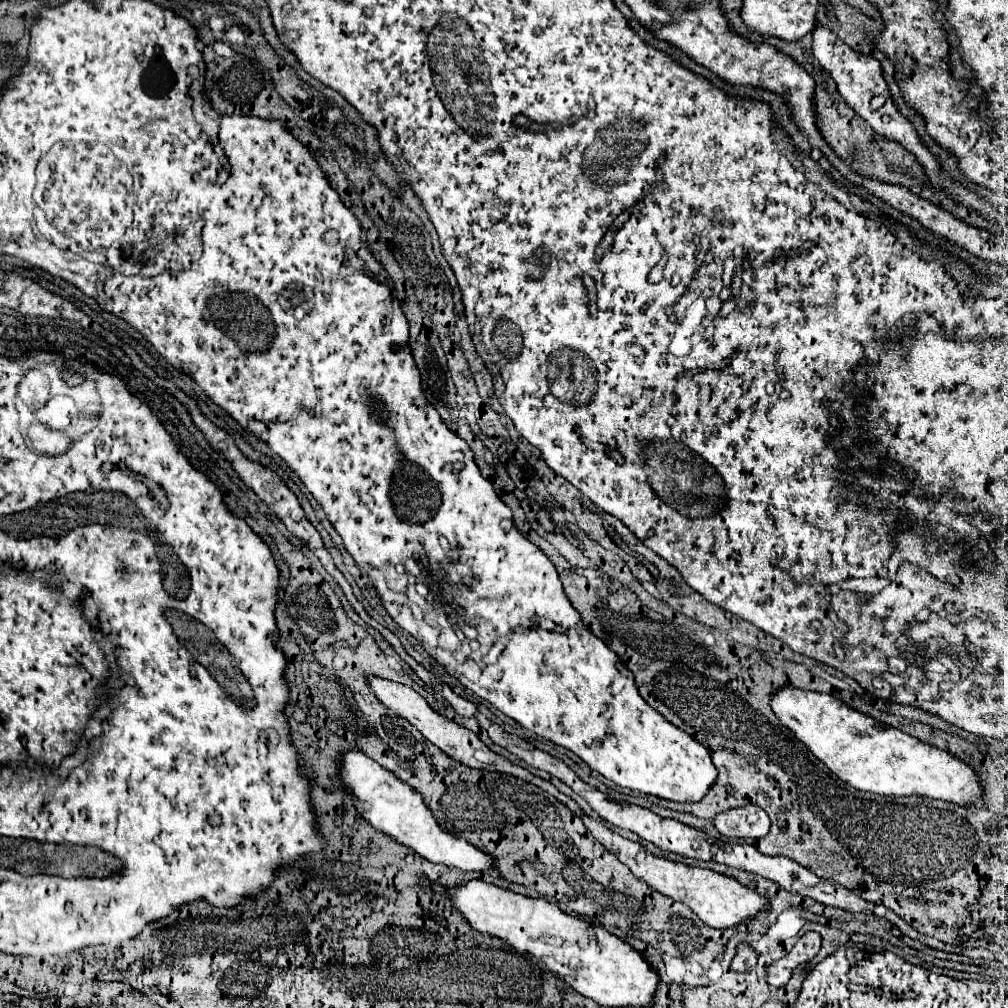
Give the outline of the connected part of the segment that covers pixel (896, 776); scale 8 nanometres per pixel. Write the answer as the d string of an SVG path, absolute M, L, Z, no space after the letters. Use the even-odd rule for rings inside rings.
M782 688L772 696L772 710L820 762L824 762L840 780L858 790L882 796L918 794L960 806L984 800L980 778L964 760L852 710L830 694Z

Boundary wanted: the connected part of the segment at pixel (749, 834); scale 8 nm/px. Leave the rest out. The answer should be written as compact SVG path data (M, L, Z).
M748 804L718 814L714 826L728 838L762 838L770 830L770 818L760 806Z

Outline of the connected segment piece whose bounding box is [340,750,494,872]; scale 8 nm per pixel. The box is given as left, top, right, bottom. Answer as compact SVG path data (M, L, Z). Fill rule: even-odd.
M350 750L344 754L340 762L340 778L344 780L346 788L356 792L356 808L362 818L366 818L374 828L382 830L384 834L392 836L396 842L412 848L420 856L430 862L444 864L448 868L458 868L462 872L488 872L494 870L494 860L486 852L480 852L474 844L464 838L458 838L444 830L436 820L430 808L424 804L424 798L388 772L378 762L370 760L360 750Z

